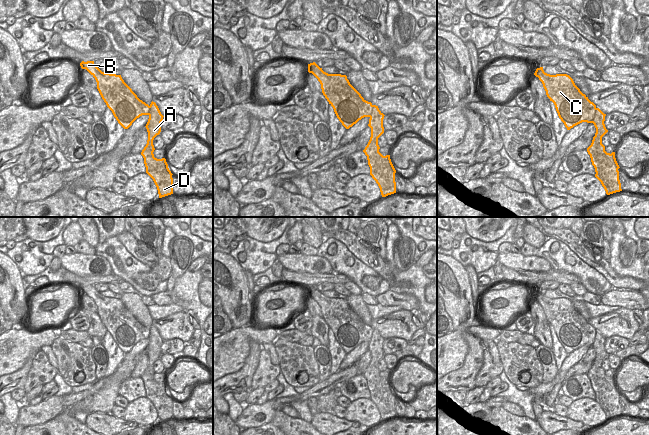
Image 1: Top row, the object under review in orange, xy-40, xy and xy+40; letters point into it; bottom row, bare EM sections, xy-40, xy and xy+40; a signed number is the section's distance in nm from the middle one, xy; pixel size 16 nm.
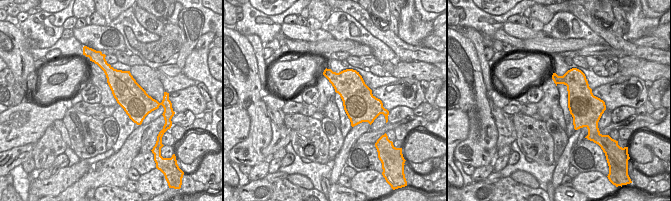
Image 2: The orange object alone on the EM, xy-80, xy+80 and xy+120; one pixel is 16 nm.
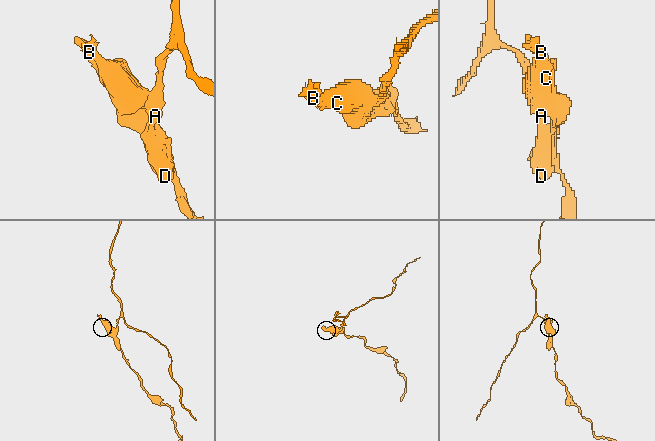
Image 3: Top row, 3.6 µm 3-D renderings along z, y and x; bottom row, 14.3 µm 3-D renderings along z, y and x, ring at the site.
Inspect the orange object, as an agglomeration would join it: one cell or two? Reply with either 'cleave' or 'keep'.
cleave

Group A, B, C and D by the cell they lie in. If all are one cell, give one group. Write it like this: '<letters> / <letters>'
A D / B C

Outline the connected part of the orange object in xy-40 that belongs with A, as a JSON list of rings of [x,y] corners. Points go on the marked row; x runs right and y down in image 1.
[[[152,101],[150,104],[149,119],[145,126],[148,132],[148,140],[141,152],[144,158],[146,173],[153,179],[159,198],[173,194],[173,174],[168,168],[166,159],[157,159],[153,154],[155,150],[153,140],[161,132],[163,117],[156,103]]]

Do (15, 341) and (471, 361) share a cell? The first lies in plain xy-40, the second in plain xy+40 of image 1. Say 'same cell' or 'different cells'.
different cells

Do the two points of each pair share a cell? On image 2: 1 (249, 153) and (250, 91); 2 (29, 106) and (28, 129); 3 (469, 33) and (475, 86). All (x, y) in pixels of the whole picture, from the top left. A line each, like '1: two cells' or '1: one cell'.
1: one cell
2: one cell
3: two cells

